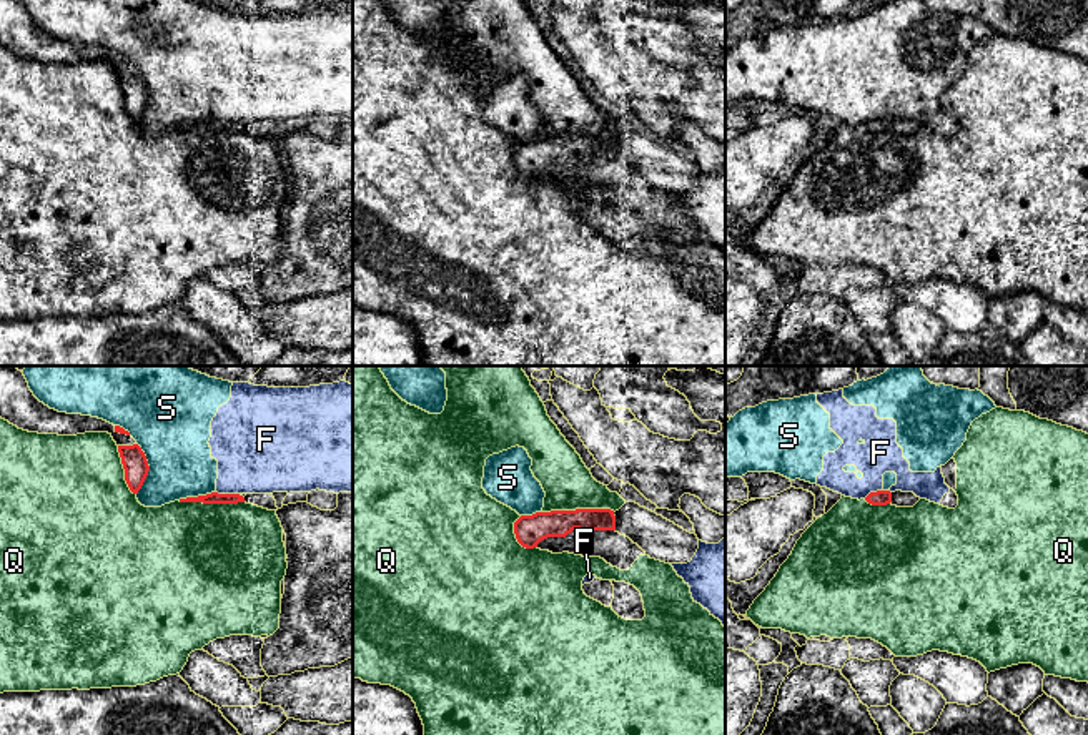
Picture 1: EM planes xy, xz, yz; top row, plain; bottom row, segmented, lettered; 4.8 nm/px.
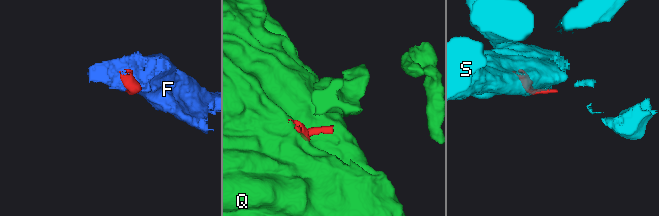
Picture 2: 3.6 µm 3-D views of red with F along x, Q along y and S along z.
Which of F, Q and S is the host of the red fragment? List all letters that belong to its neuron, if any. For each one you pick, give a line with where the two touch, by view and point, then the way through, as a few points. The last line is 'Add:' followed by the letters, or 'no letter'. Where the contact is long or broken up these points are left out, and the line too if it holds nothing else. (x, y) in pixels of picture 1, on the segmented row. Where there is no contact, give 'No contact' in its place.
Add: no letter

